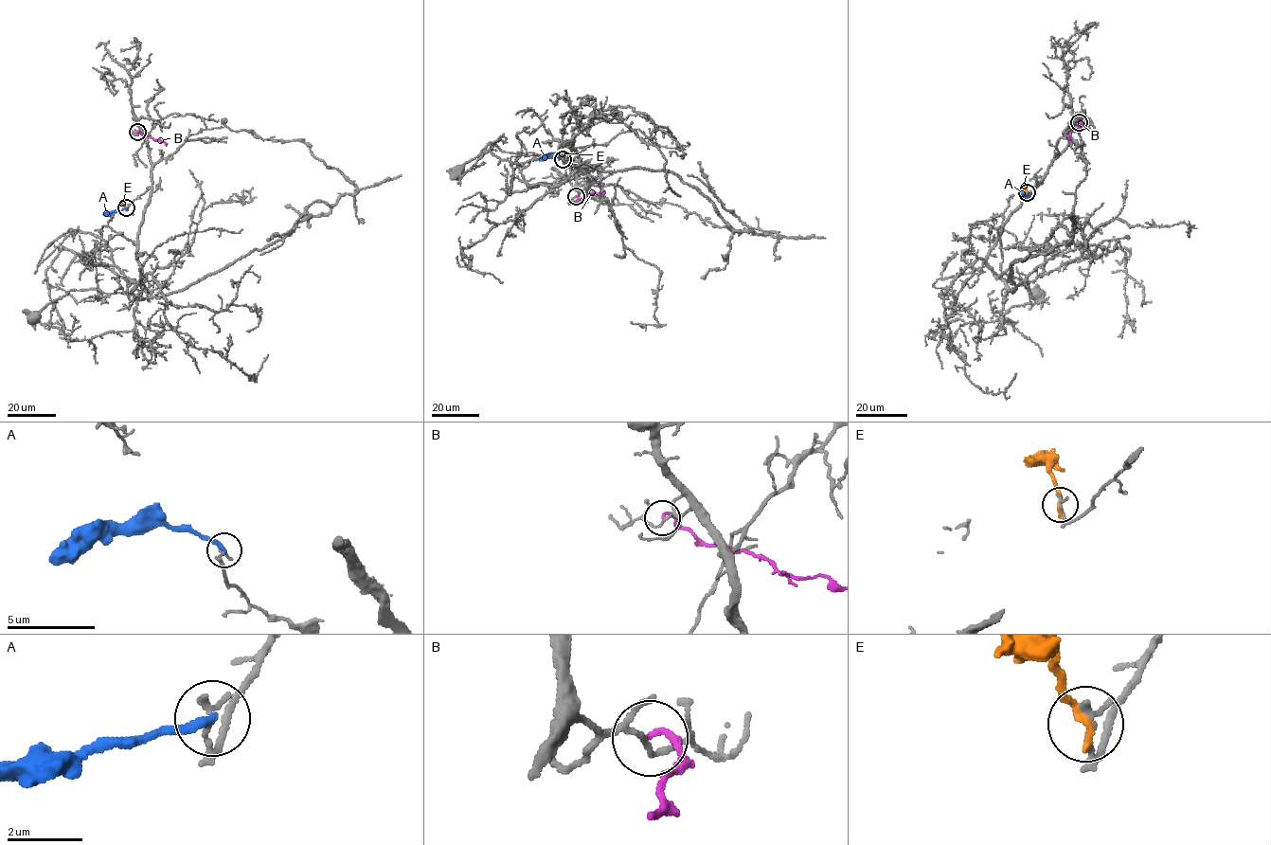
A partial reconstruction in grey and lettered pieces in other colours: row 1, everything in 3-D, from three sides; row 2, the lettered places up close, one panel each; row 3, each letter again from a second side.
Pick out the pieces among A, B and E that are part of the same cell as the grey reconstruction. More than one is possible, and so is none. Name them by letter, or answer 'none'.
none

